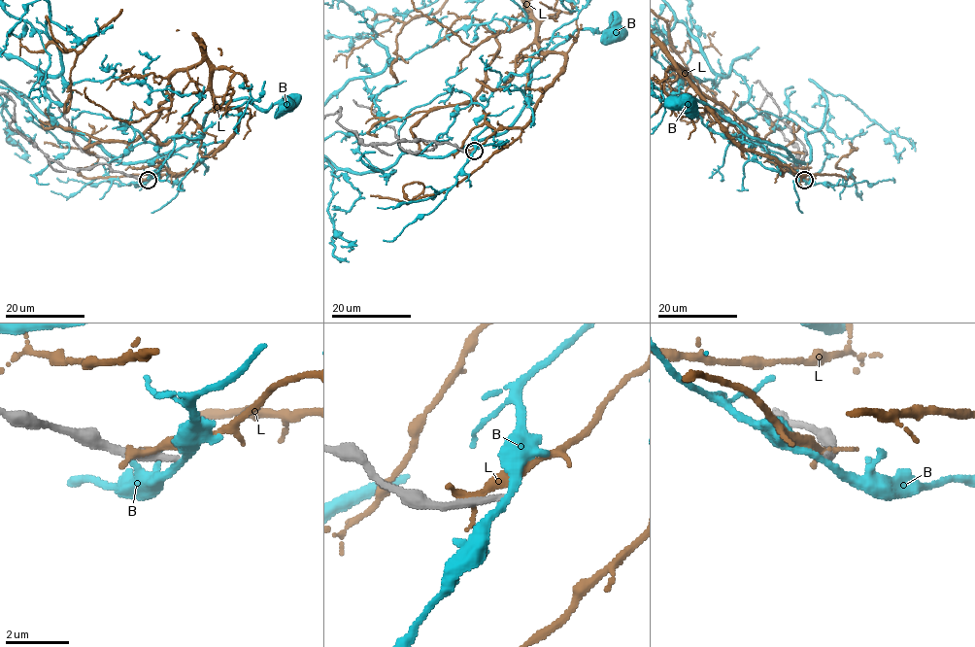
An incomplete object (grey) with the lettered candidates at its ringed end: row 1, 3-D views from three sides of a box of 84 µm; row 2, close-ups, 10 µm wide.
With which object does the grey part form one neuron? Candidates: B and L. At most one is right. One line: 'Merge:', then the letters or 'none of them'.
Merge: none of them

